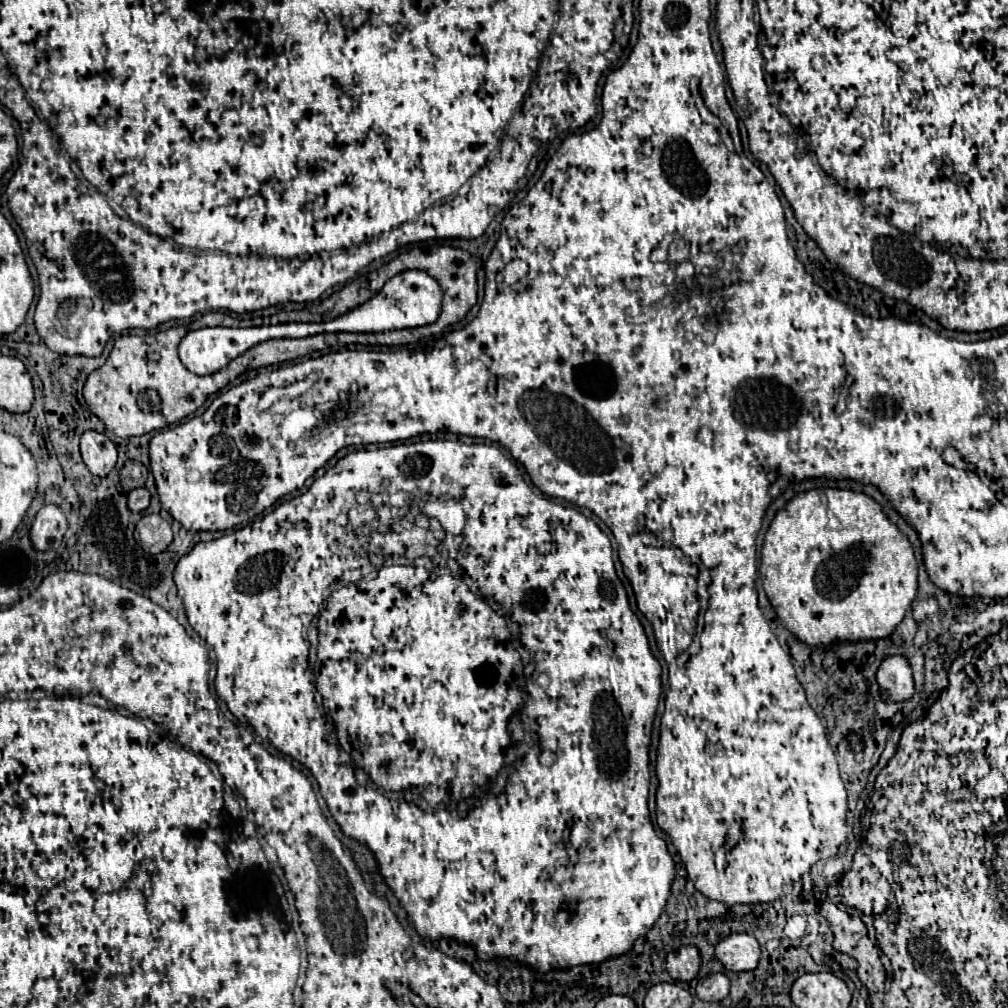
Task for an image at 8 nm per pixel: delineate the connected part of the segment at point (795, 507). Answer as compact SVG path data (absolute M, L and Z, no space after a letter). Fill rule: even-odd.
M813 488L791 498L765 534L759 574L785 628L815 648L827 648L835 640L857 642L889 636L917 596L917 558L909 538L889 520L877 500L855 490Z

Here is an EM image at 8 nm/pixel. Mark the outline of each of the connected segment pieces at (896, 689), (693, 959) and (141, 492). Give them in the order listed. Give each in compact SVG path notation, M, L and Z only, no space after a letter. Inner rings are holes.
M891 656L883 660L877 672L877 682L883 698L887 700L907 700L913 696L911 668L903 656Z
M685 944L685 946L667 954L665 966L667 966L667 972L671 974L673 980L681 980L681 982L693 980L699 974L701 952L693 944Z
M135 488L127 496L129 496L129 508L133 512L143 512L151 502L151 494L147 488Z

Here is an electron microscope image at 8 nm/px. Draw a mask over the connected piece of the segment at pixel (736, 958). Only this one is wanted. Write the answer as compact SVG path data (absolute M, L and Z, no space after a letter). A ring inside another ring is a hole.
M731 934L715 946L715 956L725 966L725 970L755 970L761 948L757 938L751 934Z

